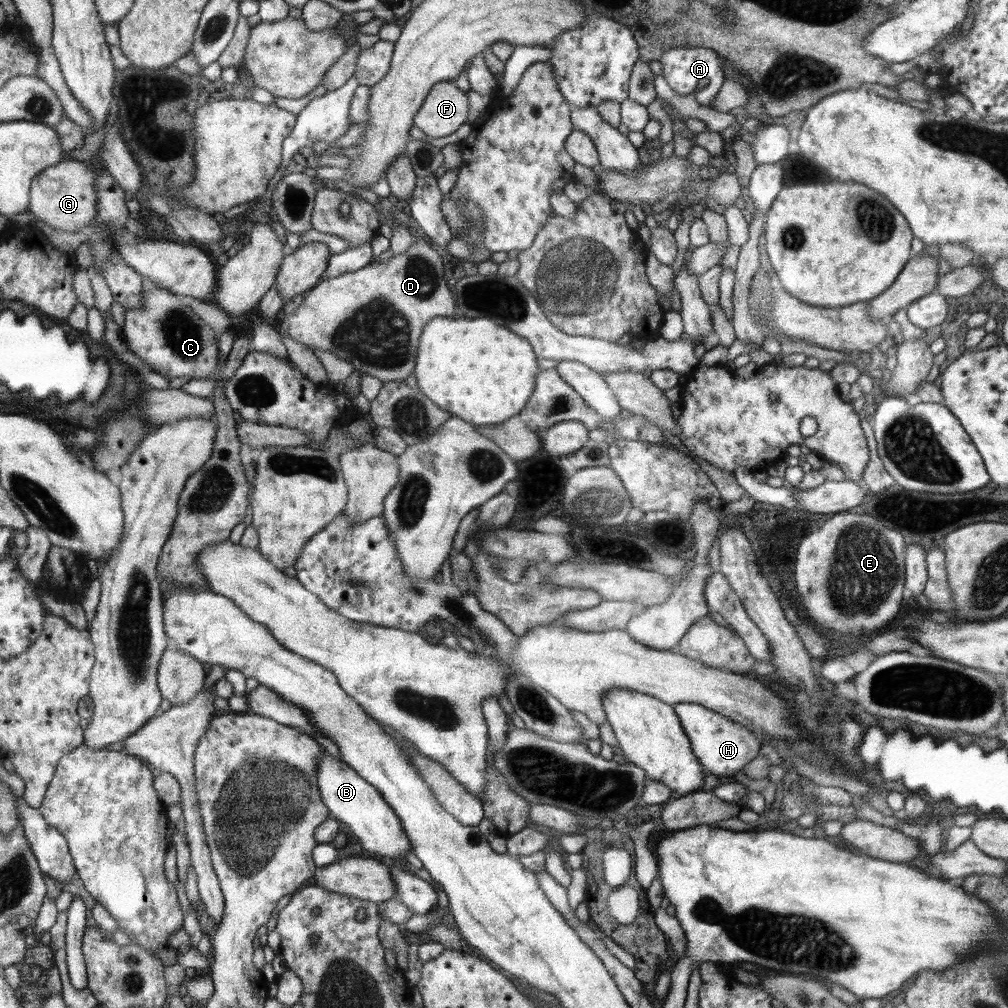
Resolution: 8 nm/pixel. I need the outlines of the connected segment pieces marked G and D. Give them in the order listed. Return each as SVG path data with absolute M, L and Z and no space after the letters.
M63 158L58 164L45 168L31 182L29 208L36 216L62 232L87 232L97 215L95 172L92 167L75 159Z
M416 238L402 254L393 255L388 260L373 260L360 270L320 280L304 294L302 304L288 314L286 330L278 321L275 324L278 331L284 332L294 342L310 350L318 348L332 352L334 356L350 362L356 371L379 378L382 382L404 381L414 375L424 326L434 317L453 316L456 306L454 294L446 282L442 257L424 239Z

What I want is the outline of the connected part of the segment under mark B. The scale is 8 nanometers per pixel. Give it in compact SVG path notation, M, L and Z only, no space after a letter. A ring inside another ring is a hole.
M328 752L324 753L317 762L317 785L322 803L330 810L331 817L343 824L345 830L351 831L364 850L392 858L404 857L412 852L402 821L386 803L381 792L344 761L332 757Z

